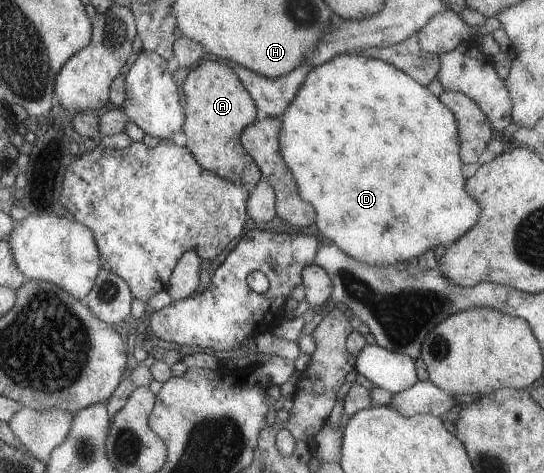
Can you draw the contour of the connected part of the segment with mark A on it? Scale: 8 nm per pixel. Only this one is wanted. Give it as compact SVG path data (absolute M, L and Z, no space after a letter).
M206 60L197 64L183 81L185 122L180 128L182 143L201 168L214 175L253 190L259 179L259 169L239 145L239 133L255 120L255 107L250 93L243 88L231 67Z

